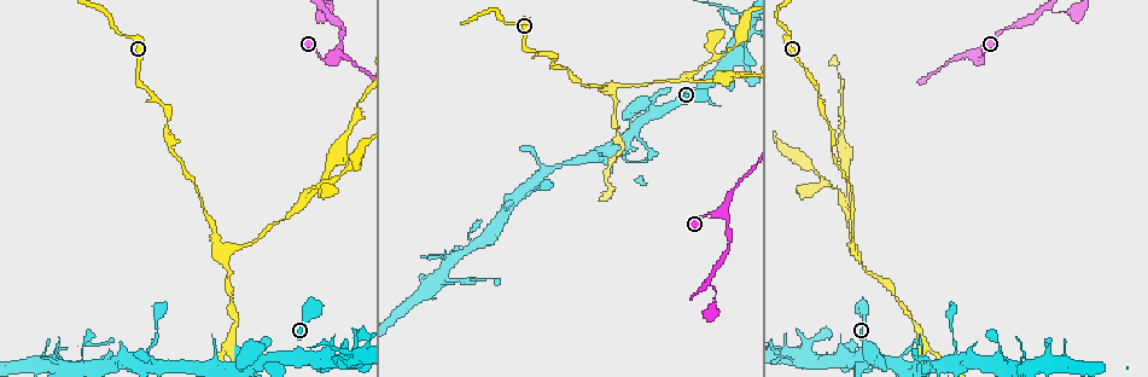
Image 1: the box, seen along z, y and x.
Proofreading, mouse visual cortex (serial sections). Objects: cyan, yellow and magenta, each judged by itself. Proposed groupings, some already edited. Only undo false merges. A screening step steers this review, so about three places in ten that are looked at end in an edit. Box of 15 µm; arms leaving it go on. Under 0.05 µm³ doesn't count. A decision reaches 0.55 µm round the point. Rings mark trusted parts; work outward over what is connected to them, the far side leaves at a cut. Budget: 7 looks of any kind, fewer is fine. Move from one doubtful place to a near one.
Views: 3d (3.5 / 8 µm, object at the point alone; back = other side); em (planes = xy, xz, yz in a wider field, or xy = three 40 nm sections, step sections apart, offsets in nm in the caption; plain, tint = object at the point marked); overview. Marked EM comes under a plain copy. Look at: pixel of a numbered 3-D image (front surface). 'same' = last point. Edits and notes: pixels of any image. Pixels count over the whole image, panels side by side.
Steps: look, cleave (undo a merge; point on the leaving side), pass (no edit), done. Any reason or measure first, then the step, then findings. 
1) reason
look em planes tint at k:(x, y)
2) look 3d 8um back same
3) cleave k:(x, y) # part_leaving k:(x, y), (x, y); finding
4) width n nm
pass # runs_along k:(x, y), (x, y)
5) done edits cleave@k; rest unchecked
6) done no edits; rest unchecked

a fork
look 3d 3.5um back at 1:(224, 249)

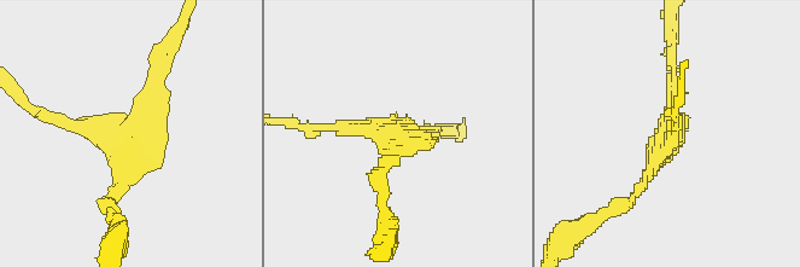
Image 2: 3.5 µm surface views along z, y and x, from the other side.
look em xy step 1 tint at 2:(667, 134)

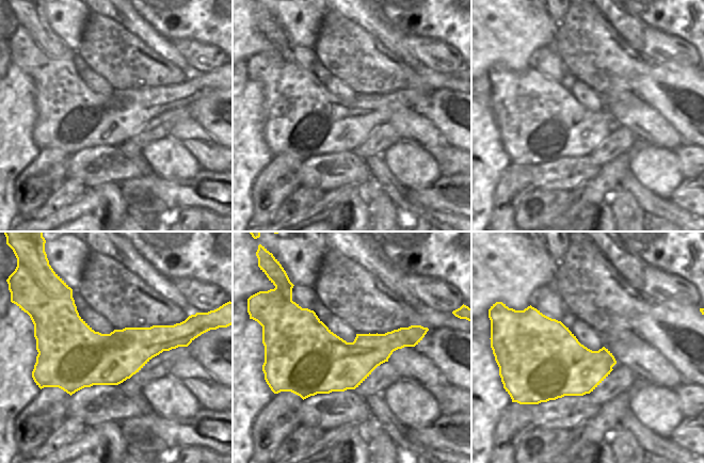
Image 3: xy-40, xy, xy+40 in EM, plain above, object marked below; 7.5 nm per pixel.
pass # runs_along 2:(163, 67), (126, 133), (47, 119); continuous, no second cell

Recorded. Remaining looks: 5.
a fork
look 3d 3.5um back at 1:(687, 77)

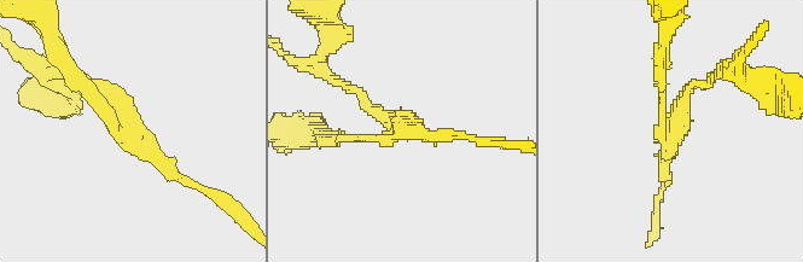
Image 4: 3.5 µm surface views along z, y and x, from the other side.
shape alone is not enough
look em planes tint at 4:(398, 130)

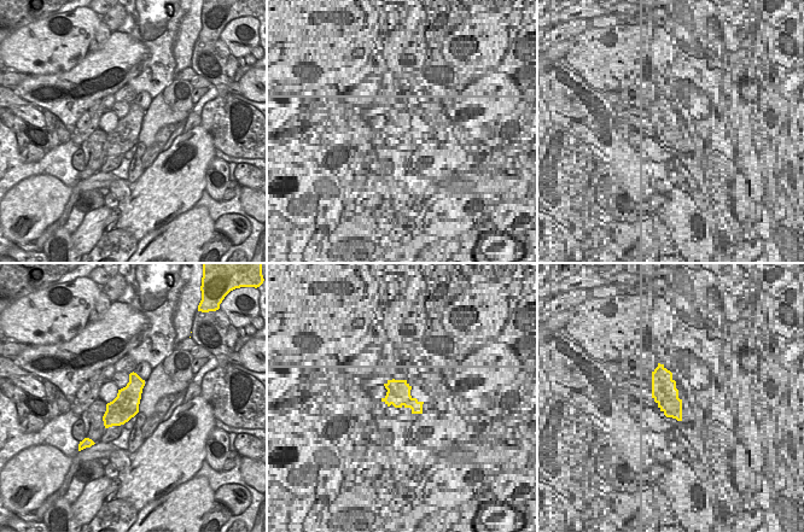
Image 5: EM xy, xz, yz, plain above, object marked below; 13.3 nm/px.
pass # all the same cell

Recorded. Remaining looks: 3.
three-way junction
look 3d 3.5um at 1:(979, 54)

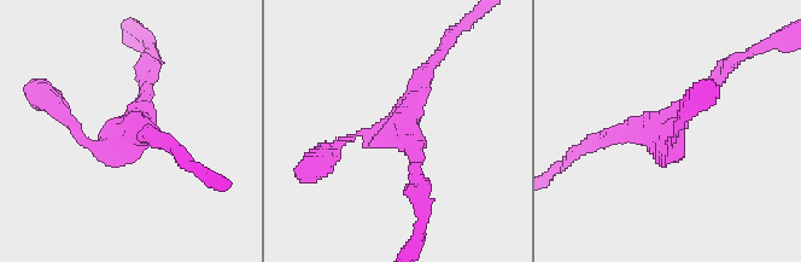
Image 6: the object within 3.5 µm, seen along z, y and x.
arms 3; arm_widths 100, 150, 250 nm; shape alone is not enough
look em xy step 1 tint at 6:(130, 131)

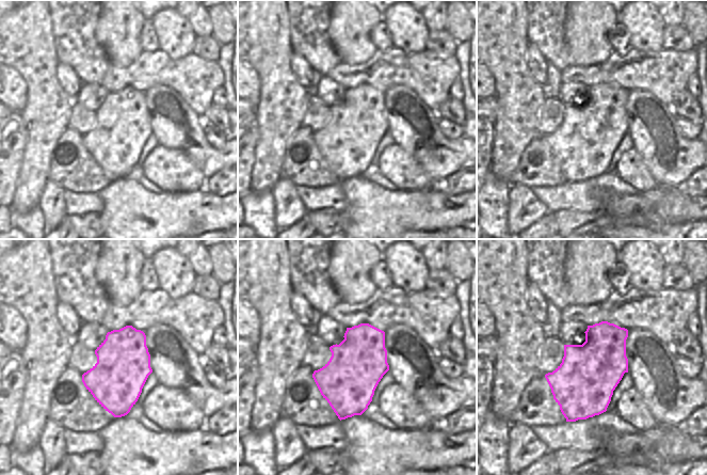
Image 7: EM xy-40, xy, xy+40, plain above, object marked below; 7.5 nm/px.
pass # runs_along 6:(335, 147), (361, 132), (402, 132), (421, 181); one cell here

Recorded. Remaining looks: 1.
done no edits; rest unchecked

